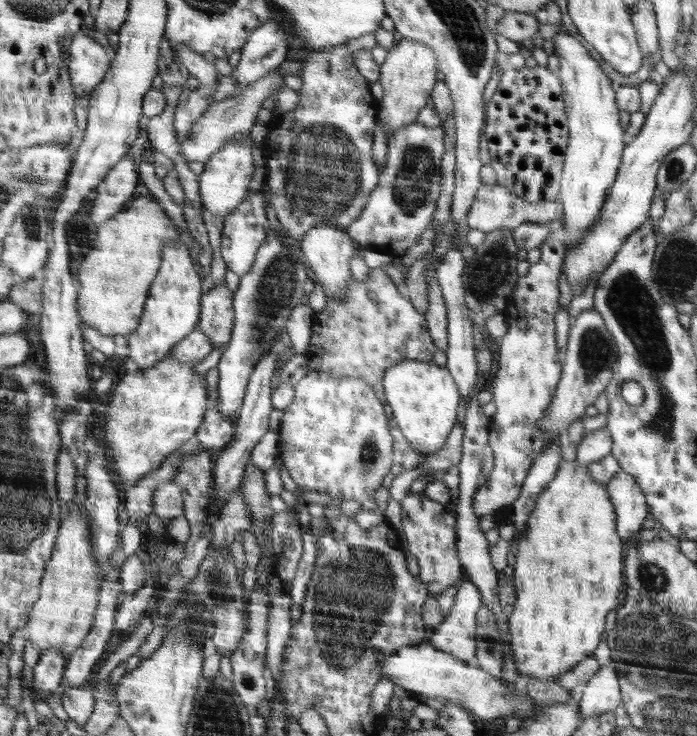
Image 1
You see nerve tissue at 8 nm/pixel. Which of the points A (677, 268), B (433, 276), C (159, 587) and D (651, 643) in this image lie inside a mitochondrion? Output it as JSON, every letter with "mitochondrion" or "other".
{"A":"mitochondrion","B":"other","C":"other","D":"mitochondrion"}

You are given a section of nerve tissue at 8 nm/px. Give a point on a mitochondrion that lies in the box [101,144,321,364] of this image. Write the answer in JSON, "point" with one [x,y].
{"point":[276,289]}

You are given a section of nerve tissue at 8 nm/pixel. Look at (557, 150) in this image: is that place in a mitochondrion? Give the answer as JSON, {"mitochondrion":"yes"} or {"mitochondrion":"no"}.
{"mitochondrion":"no"}

